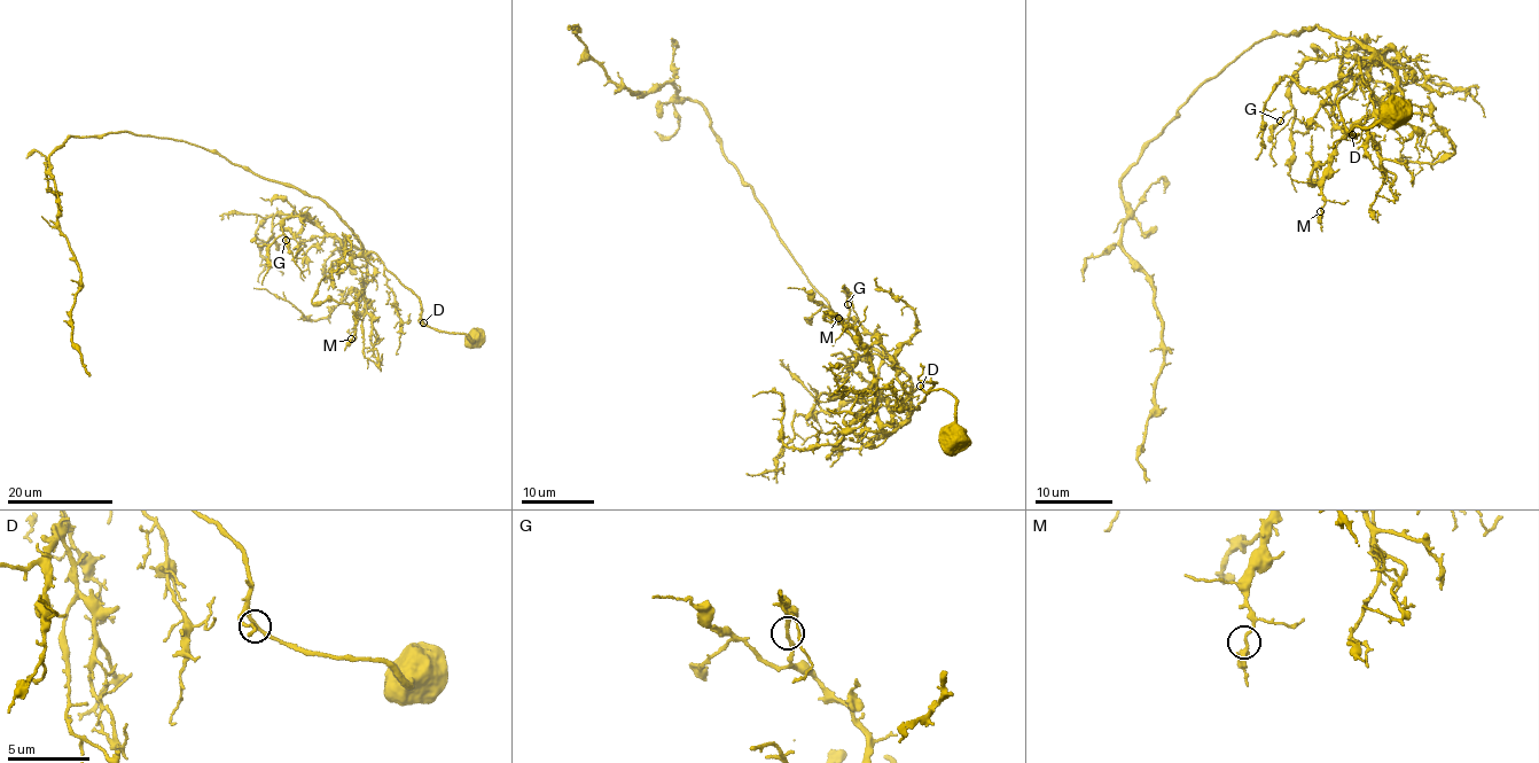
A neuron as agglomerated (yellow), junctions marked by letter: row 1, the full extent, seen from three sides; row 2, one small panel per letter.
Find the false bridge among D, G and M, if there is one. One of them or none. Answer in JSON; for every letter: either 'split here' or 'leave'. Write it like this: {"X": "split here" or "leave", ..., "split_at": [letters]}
{"D": "leave", "G": "leave", "M": "leave", "split_at": []}

